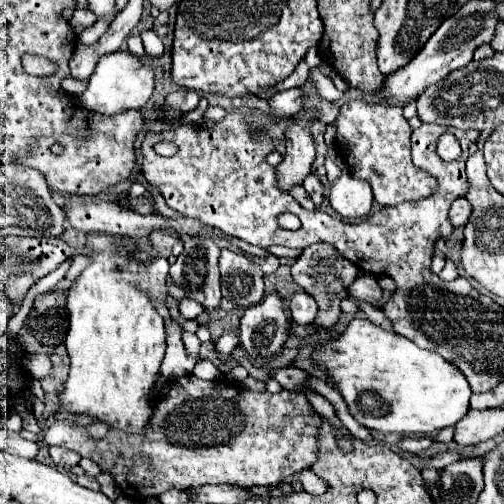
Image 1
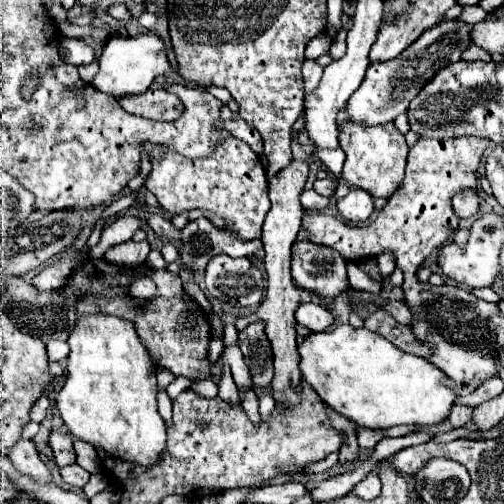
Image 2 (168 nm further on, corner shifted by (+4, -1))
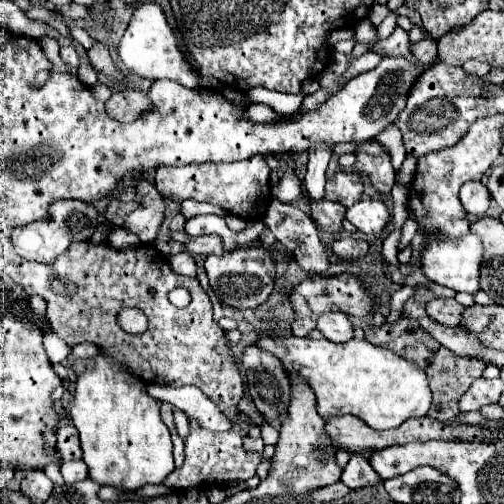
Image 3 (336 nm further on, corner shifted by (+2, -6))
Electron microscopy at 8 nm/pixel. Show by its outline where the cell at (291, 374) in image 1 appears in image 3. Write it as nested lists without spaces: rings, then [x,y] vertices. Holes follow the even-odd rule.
[[[351,456],[349,464],[343,470],[341,482],[349,488],[361,488],[361,486],[375,486],[379,482],[379,474],[371,468],[369,460],[363,456]]]

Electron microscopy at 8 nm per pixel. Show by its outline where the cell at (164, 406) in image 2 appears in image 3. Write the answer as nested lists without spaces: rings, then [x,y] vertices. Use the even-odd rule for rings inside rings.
[[[171,432],[173,438],[173,456],[175,456],[175,466],[183,464],[183,438],[177,432]]]

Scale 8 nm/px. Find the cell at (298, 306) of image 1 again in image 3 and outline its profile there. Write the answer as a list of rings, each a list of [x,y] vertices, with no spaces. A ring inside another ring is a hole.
[[[327,312],[317,320],[317,330],[331,342],[347,342],[353,338],[353,324],[343,312]]]

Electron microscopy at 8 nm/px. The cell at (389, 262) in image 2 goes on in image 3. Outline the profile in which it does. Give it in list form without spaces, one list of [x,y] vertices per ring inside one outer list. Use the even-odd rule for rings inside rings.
[[[407,218],[405,226],[403,226],[403,230],[401,230],[401,240],[399,240],[399,246],[397,246],[397,250],[399,250],[399,252],[401,252],[401,250],[405,250],[405,248],[411,244],[411,240],[413,240],[413,236],[415,236],[415,230],[417,230],[415,222],[413,222],[411,218]]]

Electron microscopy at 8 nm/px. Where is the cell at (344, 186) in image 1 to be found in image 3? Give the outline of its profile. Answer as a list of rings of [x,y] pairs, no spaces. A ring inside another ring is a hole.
[[[361,198],[355,206],[347,208],[347,220],[365,234],[379,234],[389,222],[387,206],[377,198]]]

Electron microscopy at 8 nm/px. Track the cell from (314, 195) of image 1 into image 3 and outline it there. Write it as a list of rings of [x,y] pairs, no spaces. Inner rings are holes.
[[[337,172],[327,178],[325,198],[343,204],[345,208],[353,206],[363,196],[363,184],[355,172]]]

